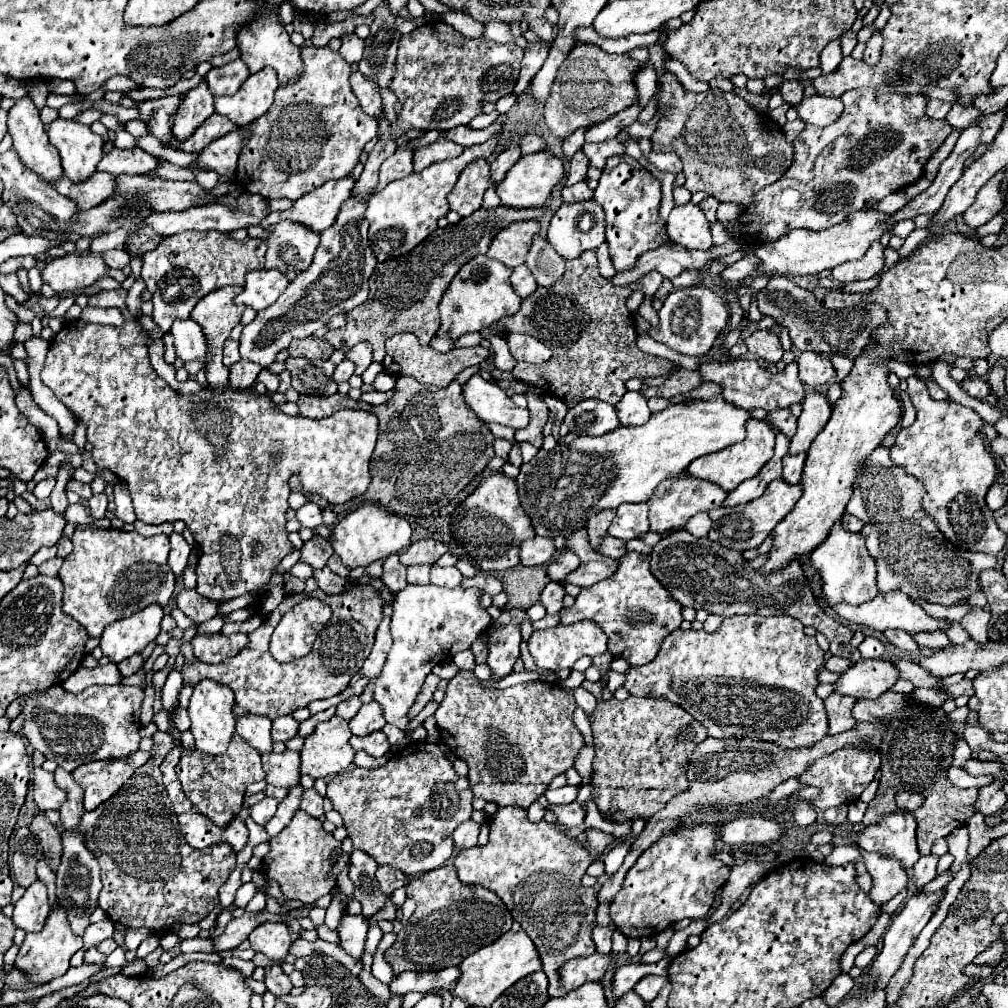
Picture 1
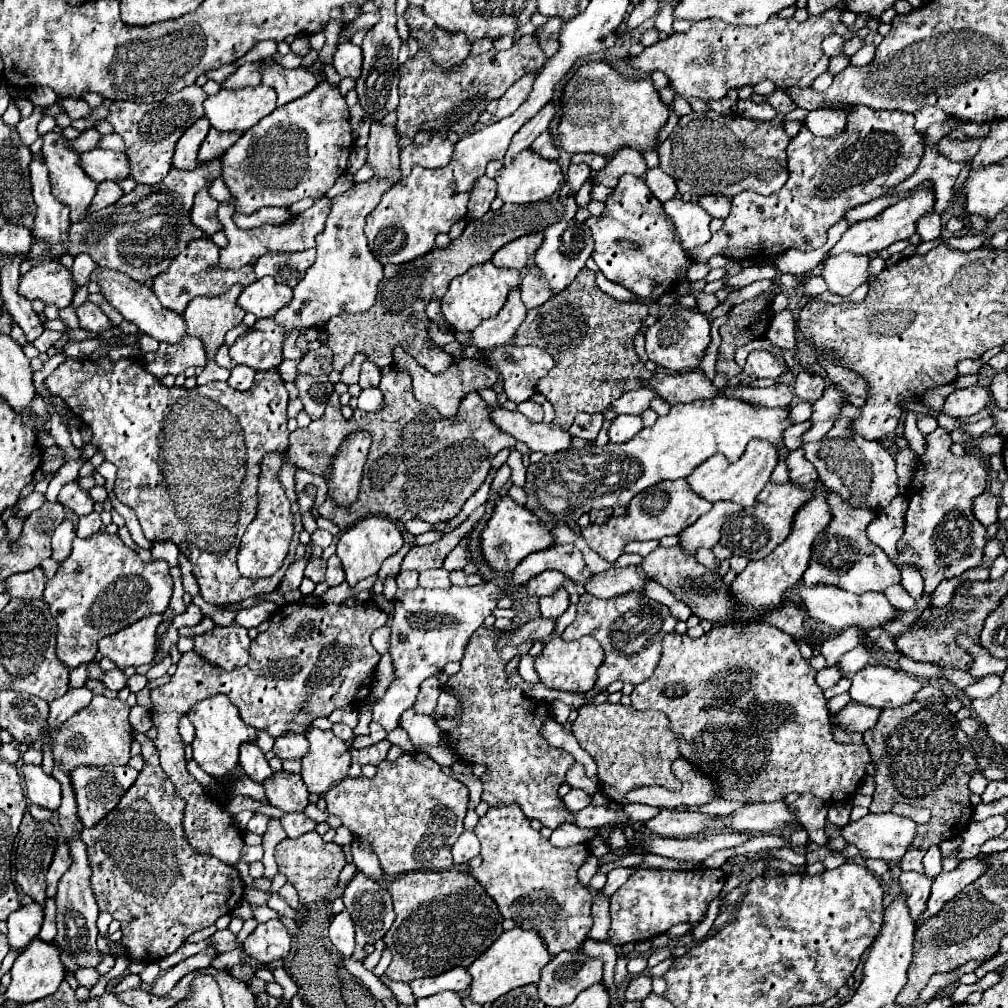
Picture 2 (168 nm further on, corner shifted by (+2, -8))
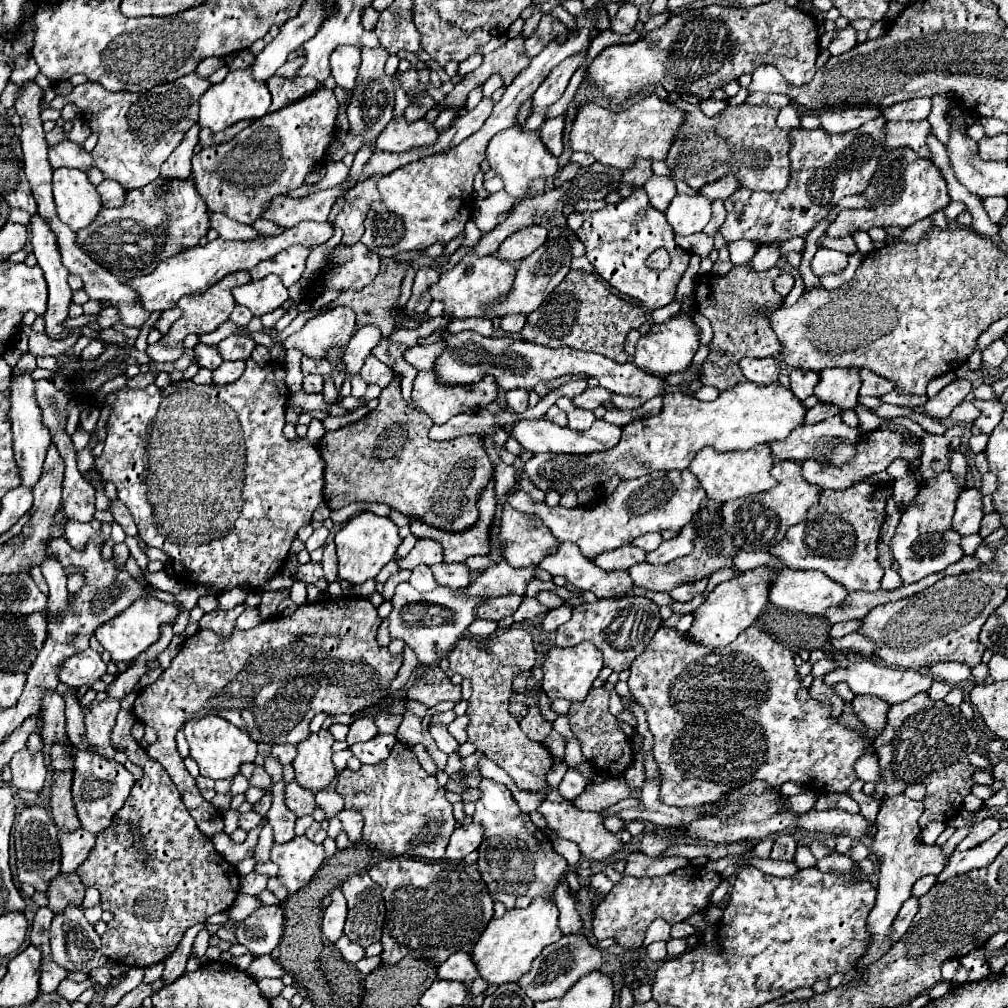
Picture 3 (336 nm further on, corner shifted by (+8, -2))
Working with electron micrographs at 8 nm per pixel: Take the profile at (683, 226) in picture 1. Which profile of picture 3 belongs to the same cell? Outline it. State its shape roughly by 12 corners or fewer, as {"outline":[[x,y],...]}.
{"outline":[[675,195],[665,217],[677,235],[711,219],[703,195]]}

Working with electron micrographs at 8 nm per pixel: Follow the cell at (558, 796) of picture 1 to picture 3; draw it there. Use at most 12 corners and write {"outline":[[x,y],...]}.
{"outline":[[569,769],[557,789],[567,801],[583,793],[587,779]]}

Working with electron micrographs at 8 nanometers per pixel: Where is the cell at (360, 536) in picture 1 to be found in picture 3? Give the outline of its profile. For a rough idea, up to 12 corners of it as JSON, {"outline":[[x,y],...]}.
{"outline":[[369,511],[335,535],[339,579],[373,579],[395,557],[399,527]]}

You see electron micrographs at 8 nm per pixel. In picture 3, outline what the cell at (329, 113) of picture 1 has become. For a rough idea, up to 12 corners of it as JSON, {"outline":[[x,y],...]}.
{"outline":[[319,87],[193,157],[209,211],[251,223],[335,139]]}

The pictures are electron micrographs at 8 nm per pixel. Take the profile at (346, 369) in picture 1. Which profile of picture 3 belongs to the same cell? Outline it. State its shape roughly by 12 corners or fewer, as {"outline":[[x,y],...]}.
{"outline":[[363,327],[349,341],[343,355],[347,375],[359,367],[379,343],[381,331]]}

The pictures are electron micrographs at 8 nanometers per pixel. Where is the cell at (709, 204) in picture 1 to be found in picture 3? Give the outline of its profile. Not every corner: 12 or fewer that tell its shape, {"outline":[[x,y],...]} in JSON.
{"outline":[[733,177],[701,187],[699,193],[725,201],[739,189]]}

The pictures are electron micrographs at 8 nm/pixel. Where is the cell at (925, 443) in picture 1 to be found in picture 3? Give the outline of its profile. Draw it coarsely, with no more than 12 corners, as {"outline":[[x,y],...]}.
{"outline":[[955,473],[903,511],[893,559],[905,585],[965,557],[953,531]]}

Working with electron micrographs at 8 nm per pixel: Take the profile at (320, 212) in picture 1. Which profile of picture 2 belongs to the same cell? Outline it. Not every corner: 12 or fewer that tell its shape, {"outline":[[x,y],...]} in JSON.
{"outline":[[329,199],[299,215],[287,229],[239,229],[235,200],[219,204],[227,247],[219,269],[255,265],[265,253],[315,247],[325,229]]}

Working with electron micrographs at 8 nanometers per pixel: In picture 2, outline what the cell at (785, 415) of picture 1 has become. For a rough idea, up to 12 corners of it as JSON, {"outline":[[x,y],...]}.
{"outline":[[809,421],[791,425],[783,433],[789,451],[801,447],[801,435],[811,427]]}

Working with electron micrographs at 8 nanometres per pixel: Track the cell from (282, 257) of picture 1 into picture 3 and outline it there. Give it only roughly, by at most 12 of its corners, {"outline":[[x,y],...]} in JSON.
{"outline":[[293,245],[251,269],[251,279],[279,275],[285,287],[295,285],[309,249]]}

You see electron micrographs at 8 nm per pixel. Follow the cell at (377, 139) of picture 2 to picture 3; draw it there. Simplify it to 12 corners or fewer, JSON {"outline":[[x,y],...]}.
{"outline":[[381,175],[357,181],[335,219],[343,243],[361,239],[369,203],[379,199]]}

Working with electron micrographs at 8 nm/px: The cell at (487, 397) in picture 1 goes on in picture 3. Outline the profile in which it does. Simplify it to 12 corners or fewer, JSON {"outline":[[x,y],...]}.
{"outline":[[519,419],[511,427],[531,453],[605,451],[621,427],[597,419],[589,431],[549,419]]}

